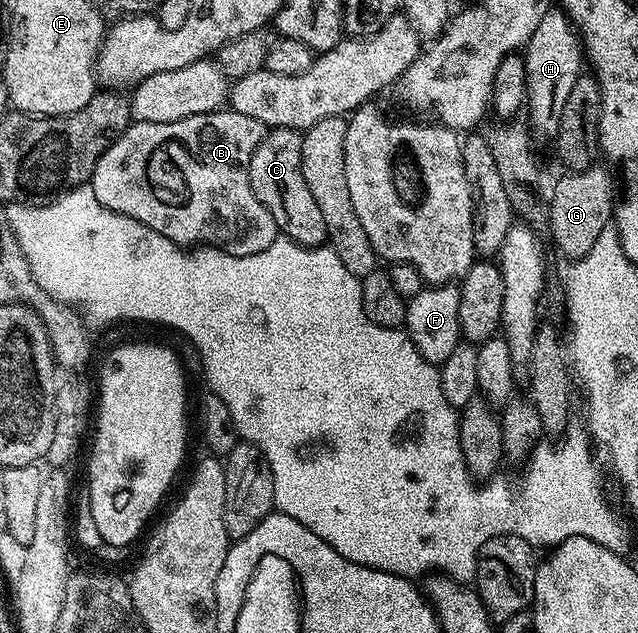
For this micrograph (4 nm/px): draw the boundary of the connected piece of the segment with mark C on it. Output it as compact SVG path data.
M285 126L269 129L258 144L249 166L250 188L277 222L279 233L300 246L323 246L327 243L326 220L306 188L302 176L302 134Z

